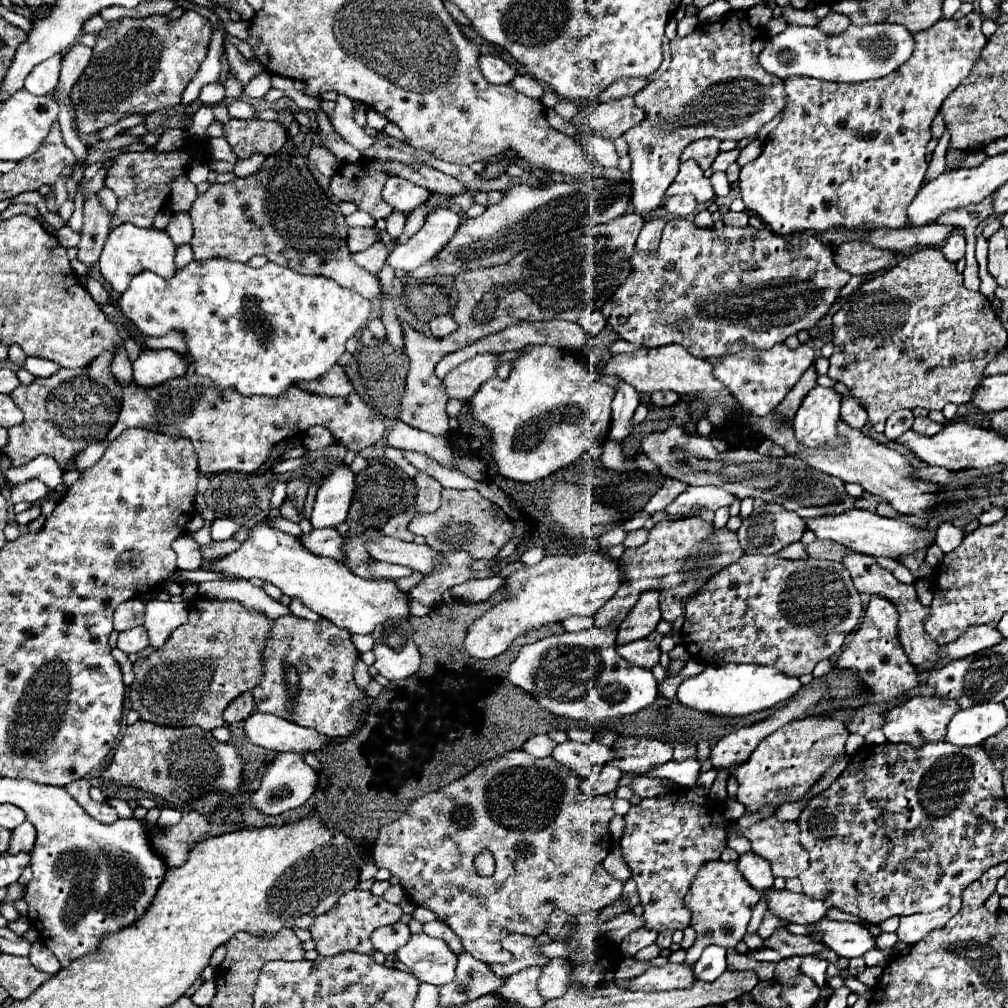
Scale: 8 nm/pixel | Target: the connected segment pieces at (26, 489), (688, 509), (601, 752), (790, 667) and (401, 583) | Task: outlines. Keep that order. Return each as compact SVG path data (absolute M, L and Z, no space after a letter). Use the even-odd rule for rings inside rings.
M29 479L11 489L11 501L13 503L19 503L19 501L35 503L35 501L47 497L47 493L49 493L49 487L45 483L41 483L39 479Z
M689 485L685 493L677 495L671 505L667 505L665 513L669 517L689 517L697 515L701 509L719 509L723 505L731 505L735 501L733 495L723 491L721 487L693 487Z
M597 739L593 743L565 741L555 747L551 757L561 765L565 765L567 769L575 771L577 777L593 779L593 777L599 777L603 765L615 757L615 749L605 747Z
M743 555L737 563L721 569L717 575L711 577L711 581L707 581L703 585L703 589L691 597L685 605L685 623L683 623L683 633L687 639L685 649L693 655L691 659L703 663L703 665L723 665L723 663L757 663L757 665L769 665L775 669L781 669L783 673L789 673L789 677L801 677L805 673L811 673L813 667L823 661L833 657L845 643L845 637L859 625L859 617L863 613L863 605L861 605L861 597L857 593L857 589L853 587L851 575L849 571L843 567L843 563L839 561L825 561L825 559L797 559L797 561L789 561L789 559L781 559L777 555Z
M415 571L413 575L409 575L409 577L405 577L405 579L393 579L393 583L401 589L401 591L409 591L409 589L413 589L413 587L417 587L417 583L421 583L421 575Z

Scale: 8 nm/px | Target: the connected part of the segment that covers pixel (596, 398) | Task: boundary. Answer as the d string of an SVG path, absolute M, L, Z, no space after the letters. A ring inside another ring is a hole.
M529 345L517 359L511 361L511 373L505 381L489 379L471 399L473 417L481 421L493 435L491 453L497 461L499 473L513 481L537 481L553 471L569 465L581 453L593 447L591 441L599 445L607 439L611 424L611 403L615 389L595 379L583 361L575 359L573 353L563 351L553 345Z

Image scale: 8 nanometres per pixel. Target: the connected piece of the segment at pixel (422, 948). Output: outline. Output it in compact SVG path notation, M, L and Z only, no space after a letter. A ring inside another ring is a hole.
M417 933L411 935L407 945L403 945L395 955L423 983L445 985L455 977L457 955L445 945L443 939Z

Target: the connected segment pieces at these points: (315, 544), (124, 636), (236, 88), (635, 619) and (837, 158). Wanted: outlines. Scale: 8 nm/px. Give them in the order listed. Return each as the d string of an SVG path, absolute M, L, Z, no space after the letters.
M313 529L311 533L299 535L299 541L305 545L305 549L309 549L309 553L315 553L319 557L331 557L335 561L345 559L341 553L345 537L341 537L337 529Z
M133 627L133 629L121 631L119 639L117 639L117 647L121 651L125 651L127 655L129 653L139 653L147 645L149 645L149 639L147 639L147 633L145 633L143 627Z
M229 71L227 75L227 81L225 81L225 91L227 91L227 97L239 97L243 93L243 83Z
M645 591L631 613L625 617L625 621L619 627L619 637L617 637L617 647L629 645L631 641L645 639L649 633L655 631L657 623L661 621L659 613L659 599L655 591Z
M969 13L959 21L953 19L941 19L937 21L933 27L929 27L927 31L921 31L915 35L915 51L913 57L909 57L909 61L905 61L905 65L901 65L901 69L889 73L889 77L881 77L877 81L863 81L863 83L833 83L833 81L821 81L821 79L811 79L811 77L791 77L789 81L783 81L785 85L785 95L787 95L787 103L785 109L781 111L783 119L781 123L767 135L765 143L763 143L763 153L759 155L757 161L741 167L741 175L739 175L739 189L745 201L745 207L751 209L753 213L759 215L761 221L765 221L765 225L769 225L775 233L787 235L787 233L797 233L797 231L815 231L821 233L825 229L831 227L847 227L847 229L873 229L873 227L889 227L889 229L899 229L905 225L905 209L907 205L913 201L913 197L917 195L917 191L923 185L923 175L927 171L927 161L925 161L925 147L931 139L931 121L935 119L935 115L939 113L943 101L959 87L959 83L971 73L973 65L977 63L977 59L981 57L981 51L987 43L987 37L981 33L981 15L979 13Z

